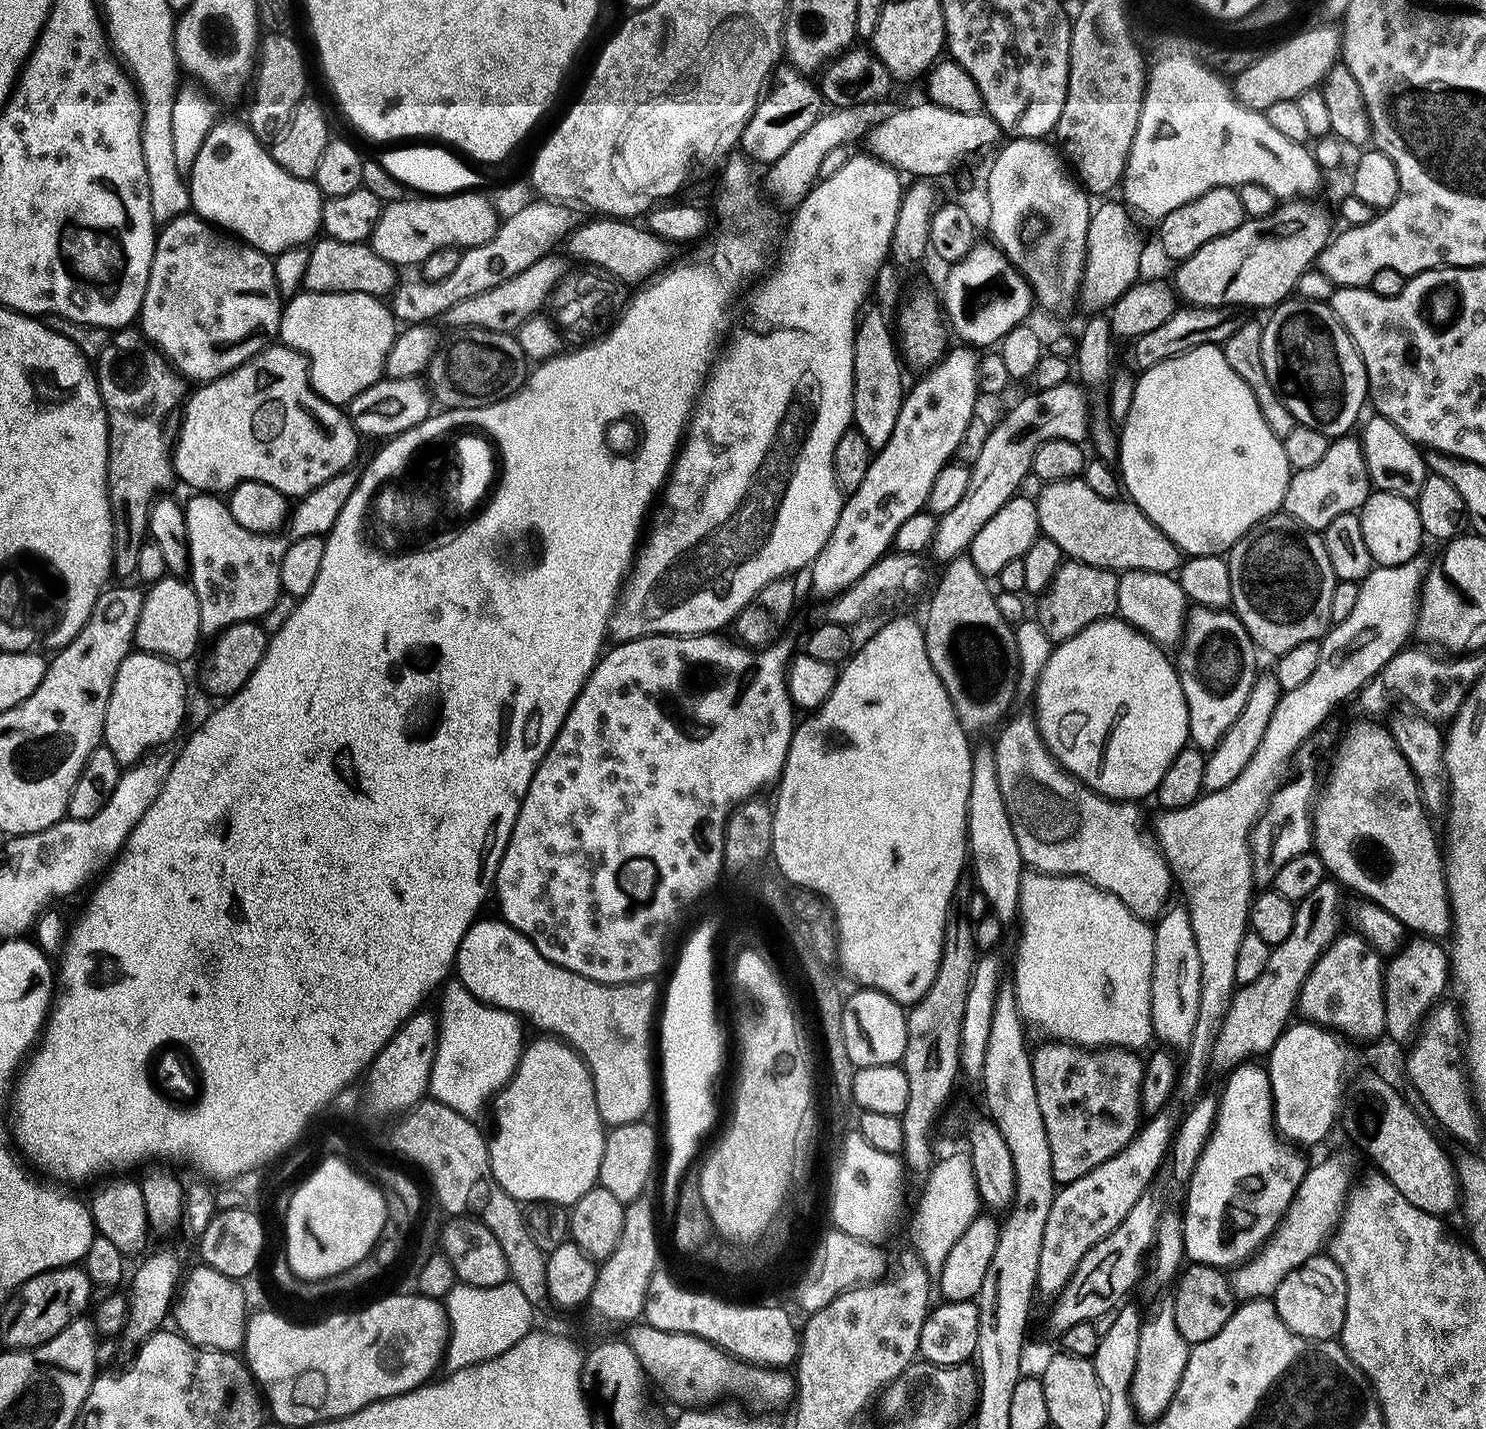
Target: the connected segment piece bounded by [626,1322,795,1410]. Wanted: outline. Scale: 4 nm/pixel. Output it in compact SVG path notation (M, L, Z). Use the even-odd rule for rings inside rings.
M633 1322L627 1325L626 1343L634 1350L638 1362L643 1366L645 1373L652 1376L664 1387L664 1392L676 1404L684 1404L685 1409L691 1410L697 1406L708 1406L719 1396L724 1396L729 1392L732 1396L737 1396L740 1400L745 1400L749 1404L749 1409L764 1410L760 1408L776 1408L784 1400L788 1401L795 1393L795 1379L793 1375L785 1369L762 1368L754 1364L745 1364L742 1360L737 1360L735 1356L728 1355L718 1346L708 1344L702 1338L691 1336L690 1334L678 1334L677 1332L663 1332L647 1322Z

